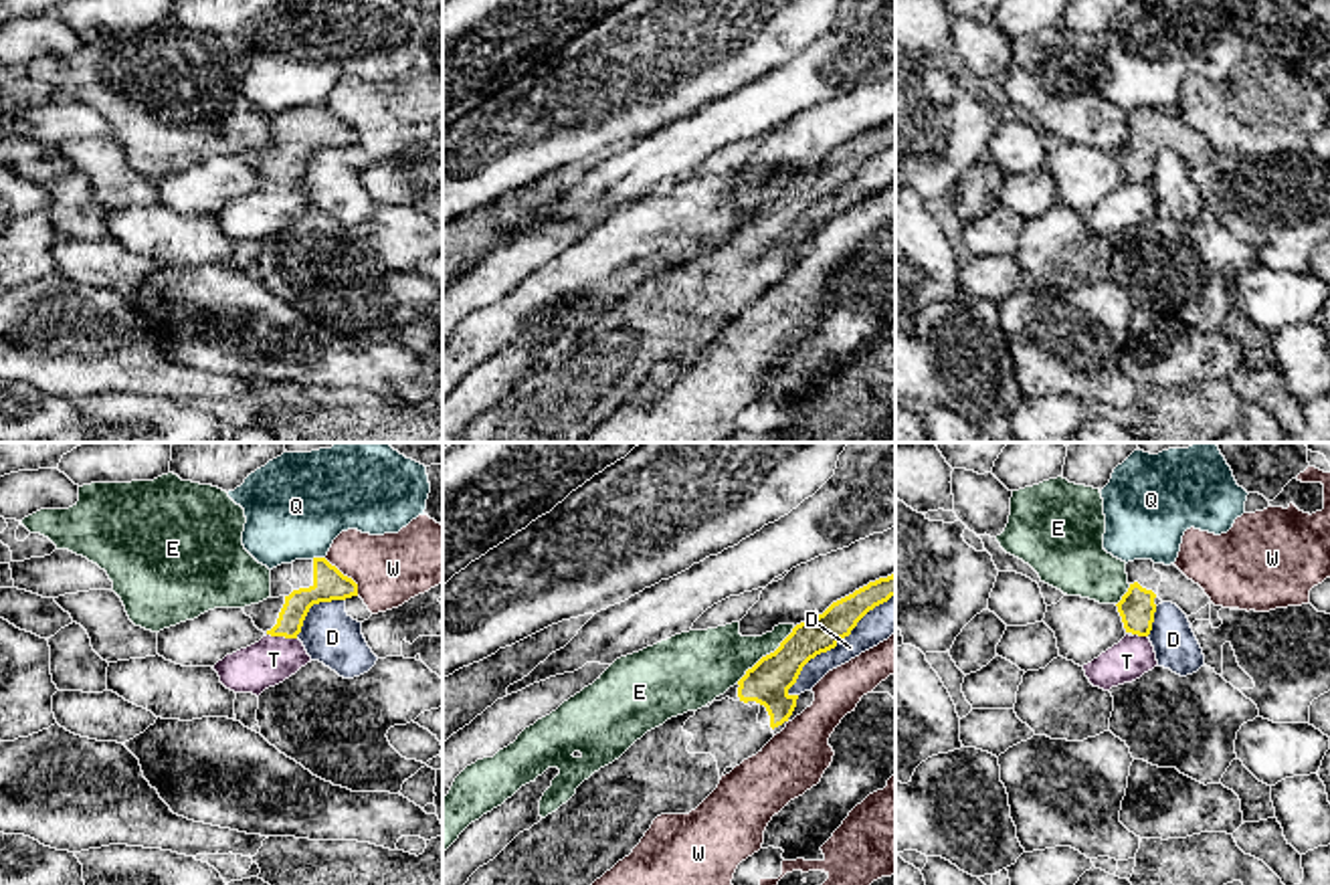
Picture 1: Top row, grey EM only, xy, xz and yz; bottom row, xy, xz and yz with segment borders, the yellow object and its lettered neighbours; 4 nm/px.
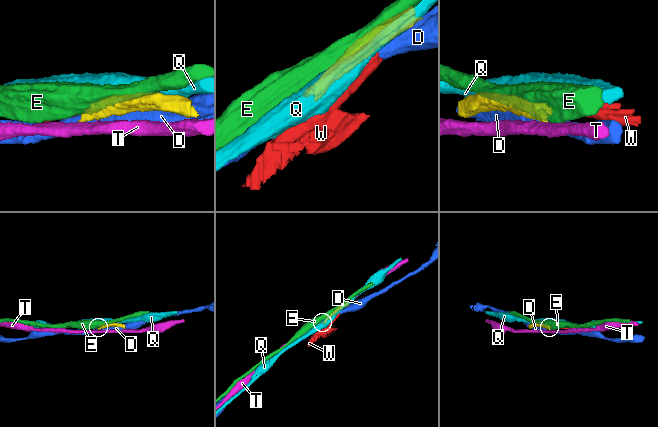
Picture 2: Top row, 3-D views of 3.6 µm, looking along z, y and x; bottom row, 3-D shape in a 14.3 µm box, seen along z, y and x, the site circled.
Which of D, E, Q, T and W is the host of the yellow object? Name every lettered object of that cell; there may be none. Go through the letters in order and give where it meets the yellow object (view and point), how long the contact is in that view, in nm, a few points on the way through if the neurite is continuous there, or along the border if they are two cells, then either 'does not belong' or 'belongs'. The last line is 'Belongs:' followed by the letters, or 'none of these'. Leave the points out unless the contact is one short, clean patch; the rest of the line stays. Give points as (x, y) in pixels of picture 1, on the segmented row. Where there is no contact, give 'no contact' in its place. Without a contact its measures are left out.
D: meets yellow in xz at (835, 645); contact 600 nm long; does not belong
E: meets yellow in xz at (767, 655); contact 340 nm long; does not belong
Q: meets yellow in xy at (318, 558); contact 60 nm long; does not belong
T: meets yellow in xy at (281, 635); contact 120 nm long; border along xy (267, 633), (296, 639); does not belong
W: meets yellow in xy at (346, 576); contact 200 nm long; does not belong
Belongs: none of these

